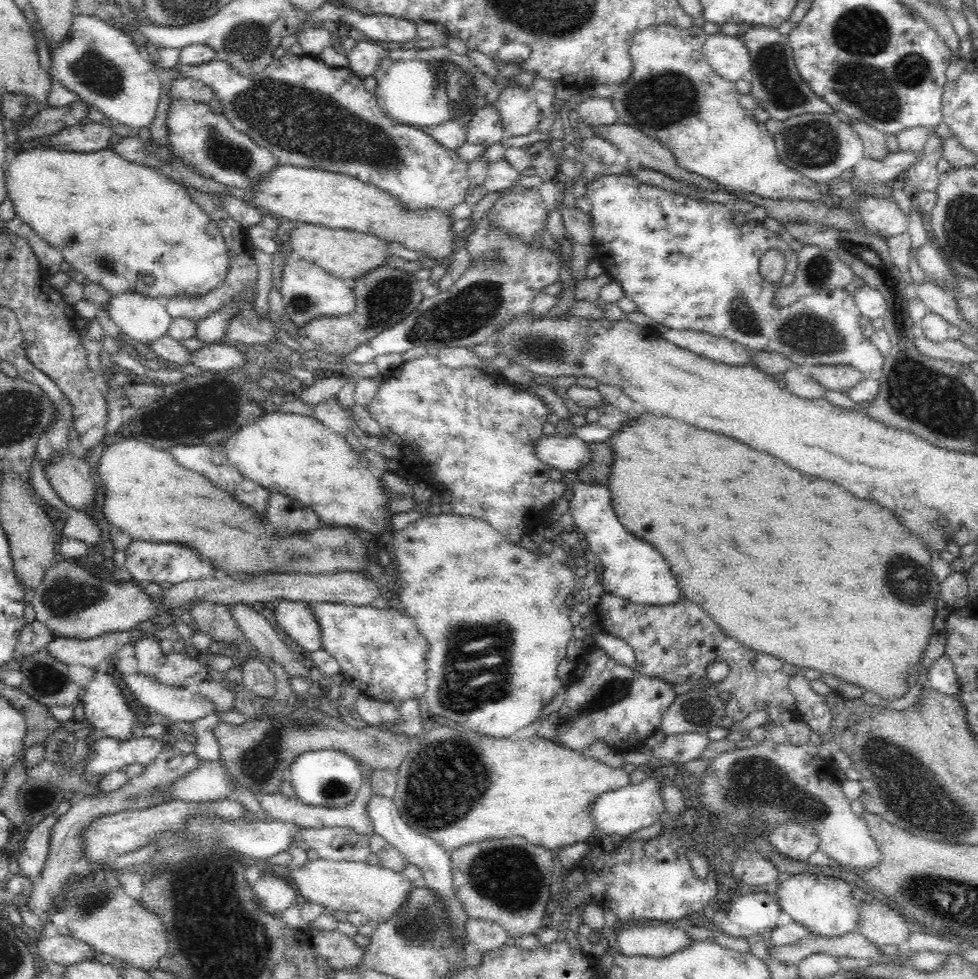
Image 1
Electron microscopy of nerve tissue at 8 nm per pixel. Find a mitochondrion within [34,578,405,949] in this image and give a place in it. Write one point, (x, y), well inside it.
(260, 762)

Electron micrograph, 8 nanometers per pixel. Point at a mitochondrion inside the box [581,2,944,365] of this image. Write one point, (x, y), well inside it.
(869, 78)

